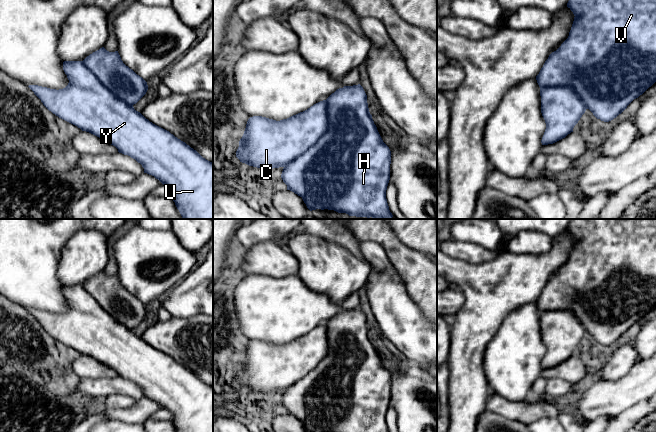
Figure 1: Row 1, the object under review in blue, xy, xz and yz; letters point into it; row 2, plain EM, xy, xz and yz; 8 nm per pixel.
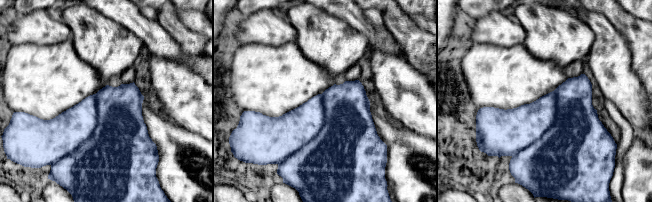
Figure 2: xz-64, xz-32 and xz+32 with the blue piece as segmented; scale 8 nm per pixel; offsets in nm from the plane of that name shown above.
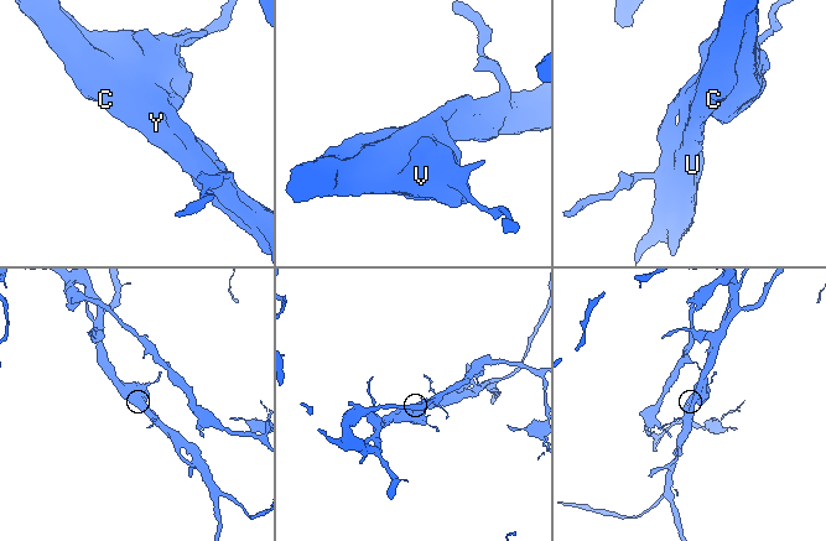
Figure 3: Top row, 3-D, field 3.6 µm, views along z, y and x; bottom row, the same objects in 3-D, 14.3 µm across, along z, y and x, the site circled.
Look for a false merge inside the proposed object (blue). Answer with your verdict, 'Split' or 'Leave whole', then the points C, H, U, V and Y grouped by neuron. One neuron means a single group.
Split. Groups: C U Y / H V

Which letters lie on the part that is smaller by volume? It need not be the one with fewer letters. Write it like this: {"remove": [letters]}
{"remove": ["H", "V"]}

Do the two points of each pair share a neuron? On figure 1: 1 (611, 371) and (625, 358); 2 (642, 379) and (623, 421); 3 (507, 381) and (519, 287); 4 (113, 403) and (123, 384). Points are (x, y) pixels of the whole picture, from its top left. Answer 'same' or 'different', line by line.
1: same
2: different
3: different
4: different

